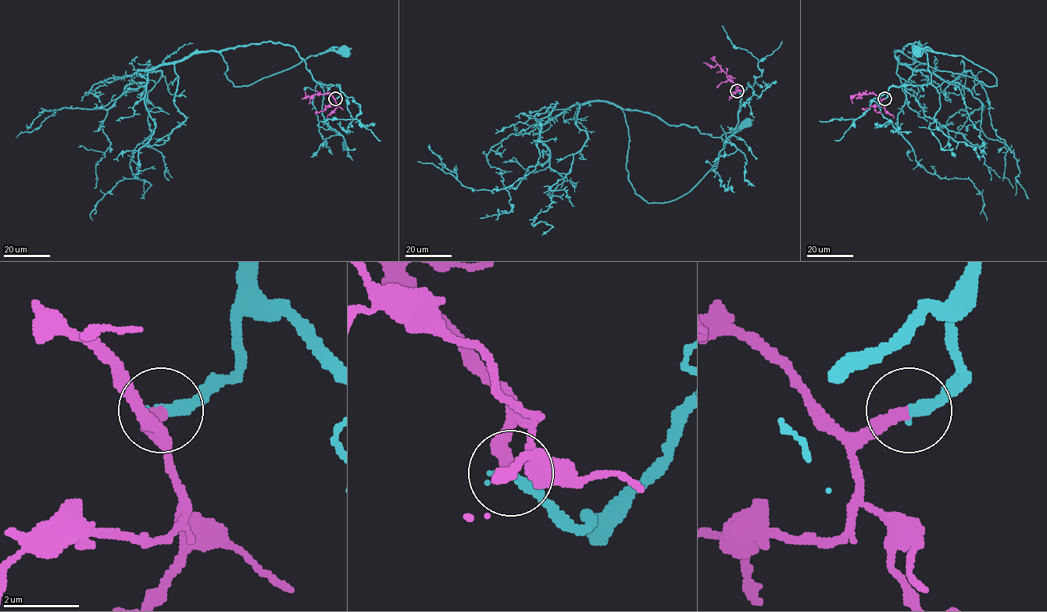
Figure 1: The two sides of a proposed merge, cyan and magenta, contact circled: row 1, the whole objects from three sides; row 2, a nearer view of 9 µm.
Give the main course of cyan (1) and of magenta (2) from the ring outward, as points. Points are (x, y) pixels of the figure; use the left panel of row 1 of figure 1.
1: (334, 98), (339, 87), (314, 80), (292, 46), (262, 41), (220, 52), (234, 86), (344, 50)
2: (334, 98), (330, 94), (306, 96), (305, 91)

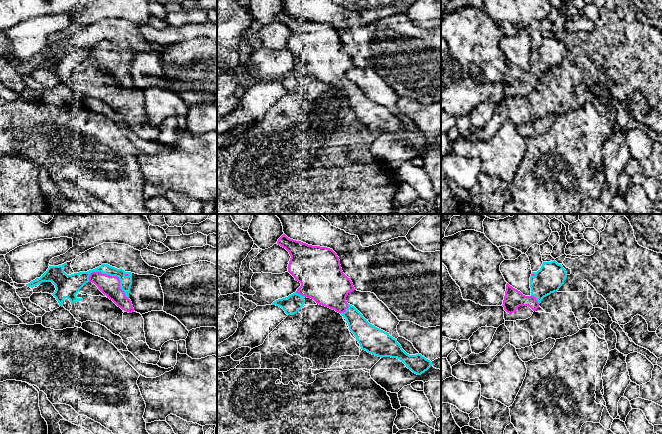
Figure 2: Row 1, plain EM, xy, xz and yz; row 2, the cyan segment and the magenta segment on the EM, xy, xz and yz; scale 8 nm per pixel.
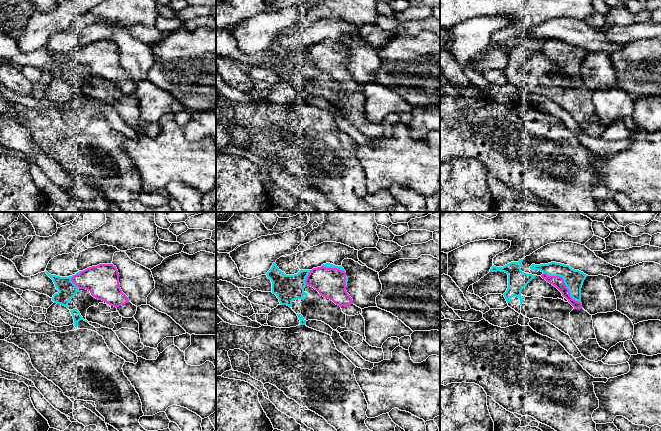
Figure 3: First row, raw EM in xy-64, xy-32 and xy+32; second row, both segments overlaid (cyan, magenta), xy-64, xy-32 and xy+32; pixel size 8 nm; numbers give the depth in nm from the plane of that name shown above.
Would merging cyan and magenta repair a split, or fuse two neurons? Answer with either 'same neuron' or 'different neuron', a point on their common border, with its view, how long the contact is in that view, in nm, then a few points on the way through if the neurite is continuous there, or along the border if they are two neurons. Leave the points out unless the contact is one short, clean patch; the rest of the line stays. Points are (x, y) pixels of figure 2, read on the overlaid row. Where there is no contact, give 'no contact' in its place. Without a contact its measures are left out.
same neuron; contact xy (114, 275); length 380 nm

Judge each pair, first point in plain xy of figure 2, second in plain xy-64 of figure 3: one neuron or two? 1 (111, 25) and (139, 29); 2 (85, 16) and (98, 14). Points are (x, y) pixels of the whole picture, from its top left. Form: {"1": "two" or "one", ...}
{"1": "two", "2": "one"}

